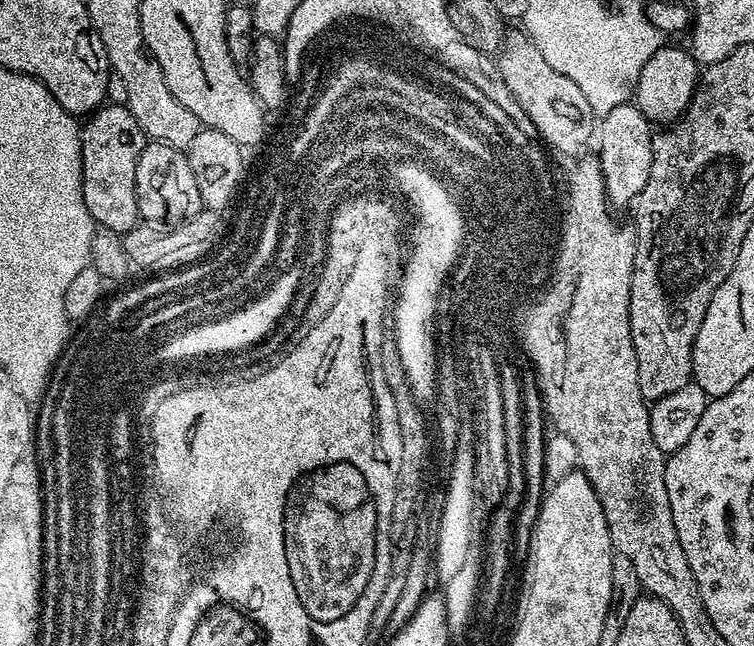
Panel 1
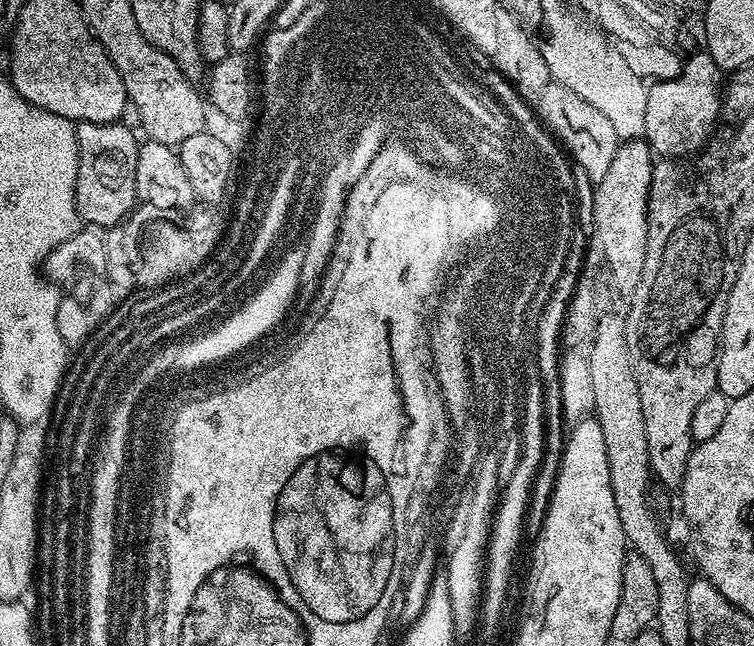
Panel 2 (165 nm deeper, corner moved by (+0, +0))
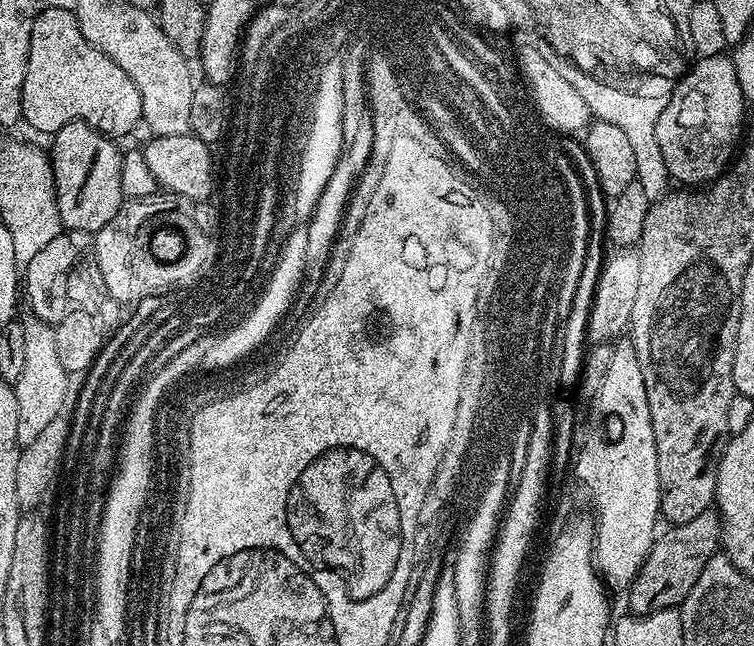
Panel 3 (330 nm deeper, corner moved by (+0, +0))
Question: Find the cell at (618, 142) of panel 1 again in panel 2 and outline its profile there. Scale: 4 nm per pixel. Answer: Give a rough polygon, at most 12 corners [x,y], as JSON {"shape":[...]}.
{"shape":[[621,143],[592,193],[612,284],[642,280],[654,153]]}

